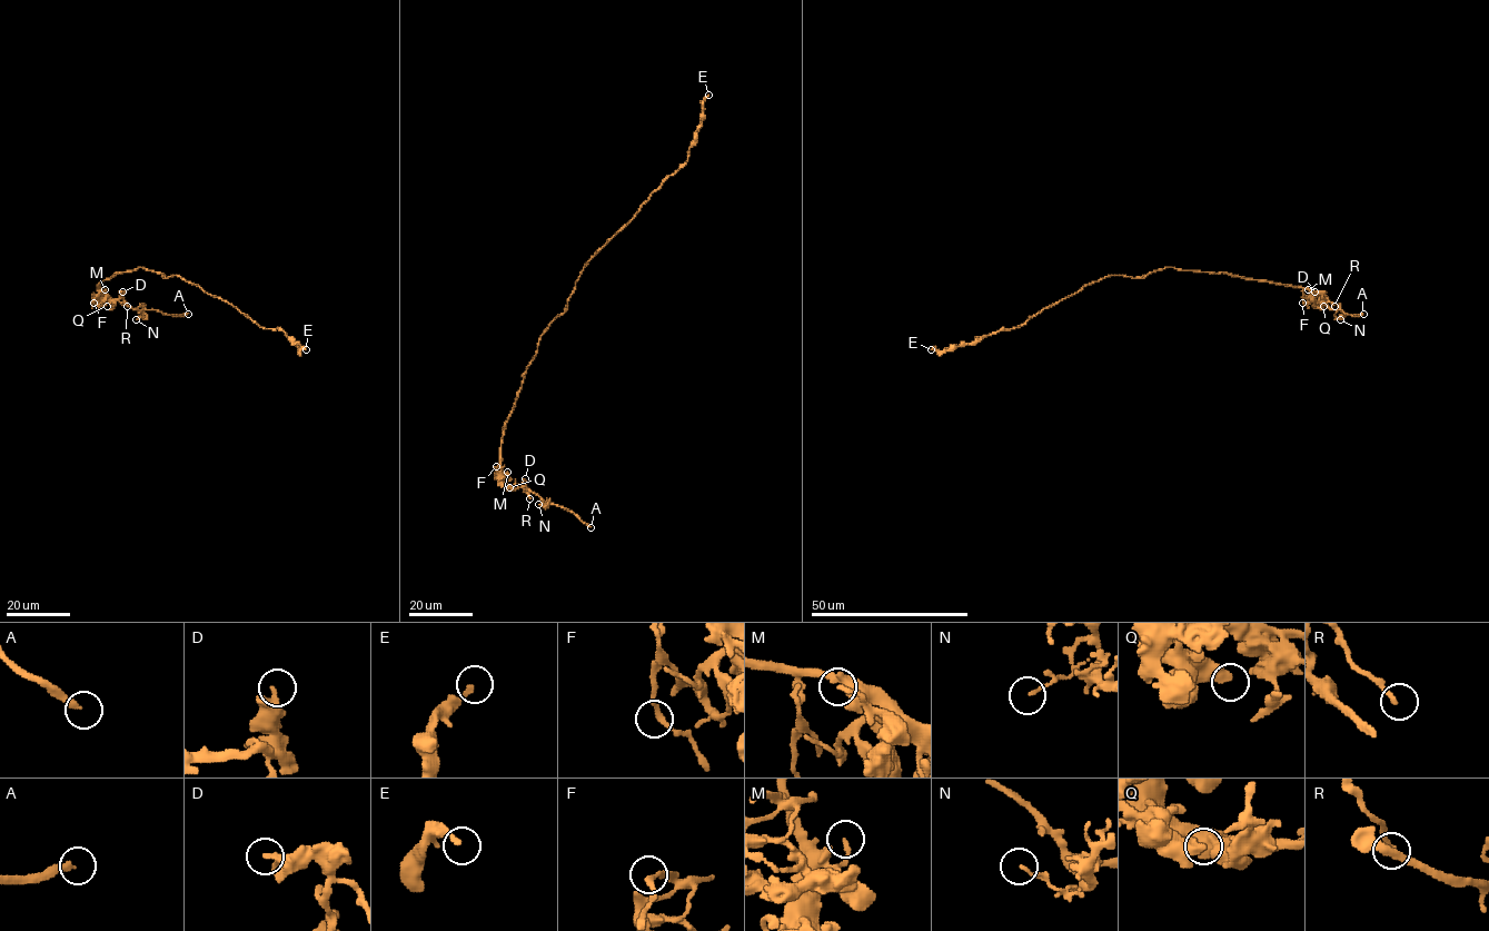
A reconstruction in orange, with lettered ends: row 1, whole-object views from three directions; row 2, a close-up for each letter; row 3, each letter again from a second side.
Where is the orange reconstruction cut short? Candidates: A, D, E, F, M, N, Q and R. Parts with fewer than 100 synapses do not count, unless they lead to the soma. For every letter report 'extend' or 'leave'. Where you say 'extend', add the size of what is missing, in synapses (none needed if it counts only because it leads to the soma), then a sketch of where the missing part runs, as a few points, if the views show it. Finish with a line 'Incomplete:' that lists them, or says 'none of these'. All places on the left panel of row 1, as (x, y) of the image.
A: extend; missing branch runs (188, 314), (205, 310), (217, 315), (232, 307), (234, 310), (215, 312), (208, 298), (198, 297)
D: leave
E: leave
F: leave
M: leave
N: leave
Q: leave
R: leave
Incomplete: A

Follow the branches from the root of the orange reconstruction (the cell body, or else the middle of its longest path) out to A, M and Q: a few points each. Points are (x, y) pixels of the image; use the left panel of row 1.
A: (156, 273), (139, 267), (118, 273), (97, 286), (103, 296), (133, 308), (174, 315), (188, 314)
M: (156, 273), (140, 267), (118, 273), (98, 285), (105, 289)
Q: (156, 273), (139, 267), (102, 280), (97, 286), (99, 300), (107, 306)

